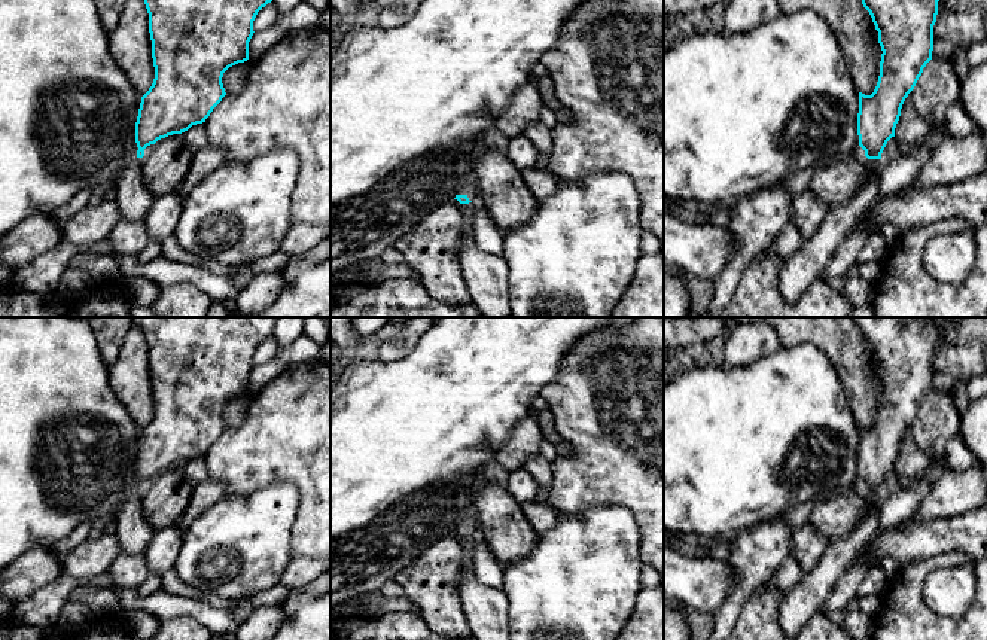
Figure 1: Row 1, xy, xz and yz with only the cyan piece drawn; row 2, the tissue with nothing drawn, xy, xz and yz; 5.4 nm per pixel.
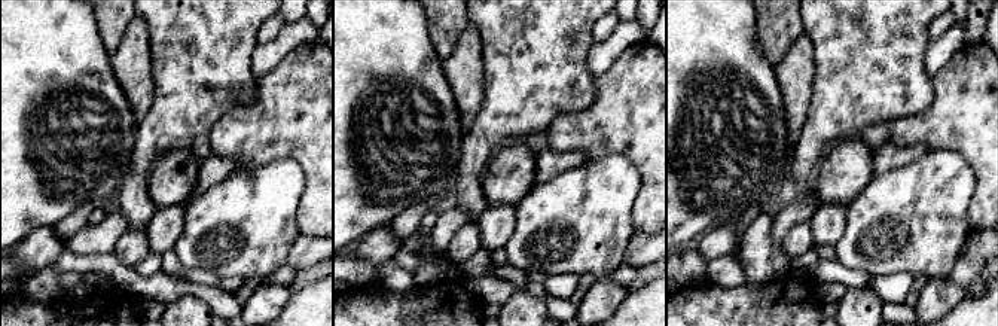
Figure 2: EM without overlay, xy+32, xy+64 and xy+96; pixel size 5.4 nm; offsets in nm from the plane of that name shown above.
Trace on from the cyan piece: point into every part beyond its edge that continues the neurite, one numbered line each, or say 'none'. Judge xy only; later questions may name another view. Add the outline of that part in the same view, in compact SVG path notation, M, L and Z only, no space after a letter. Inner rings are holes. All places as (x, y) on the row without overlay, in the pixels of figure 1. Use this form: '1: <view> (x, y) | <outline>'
1: xy (133, 530) | M135 491L128 496L115 515L115 534L118 536L121 552L144 555L155 533L143 515L141 494L143 491Z

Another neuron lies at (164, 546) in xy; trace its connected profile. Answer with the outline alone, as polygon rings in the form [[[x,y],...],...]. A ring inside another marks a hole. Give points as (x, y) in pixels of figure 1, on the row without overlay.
[[[177,524],[156,530],[144,551],[144,560],[150,573],[162,576],[174,567],[180,554],[182,530]]]

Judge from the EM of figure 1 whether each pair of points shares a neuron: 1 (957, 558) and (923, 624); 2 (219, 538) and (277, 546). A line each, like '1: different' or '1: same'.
1: same
2: same

